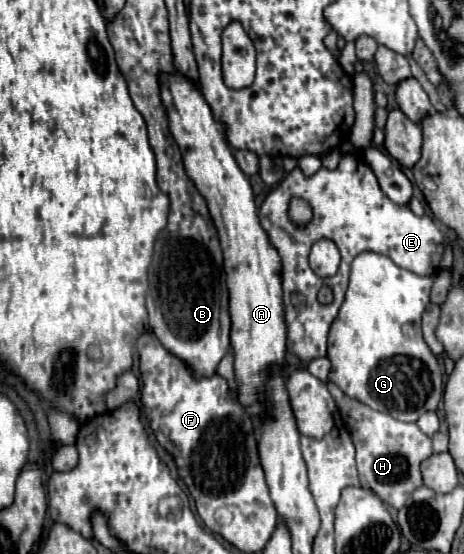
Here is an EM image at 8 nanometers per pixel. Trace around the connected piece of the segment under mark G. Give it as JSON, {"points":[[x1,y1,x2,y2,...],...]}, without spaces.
{"points":[[364,251,356,255,350,271,350,285,346,299,332,323,328,333,328,359,332,363,328,381,336,383,348,397,354,397,374,411,388,413,398,421,416,421,426,411,436,411,438,401,442,399,442,373,434,353,422,339,420,317,430,303,432,277,420,277,412,271,406,271,392,263,392,259]]}

